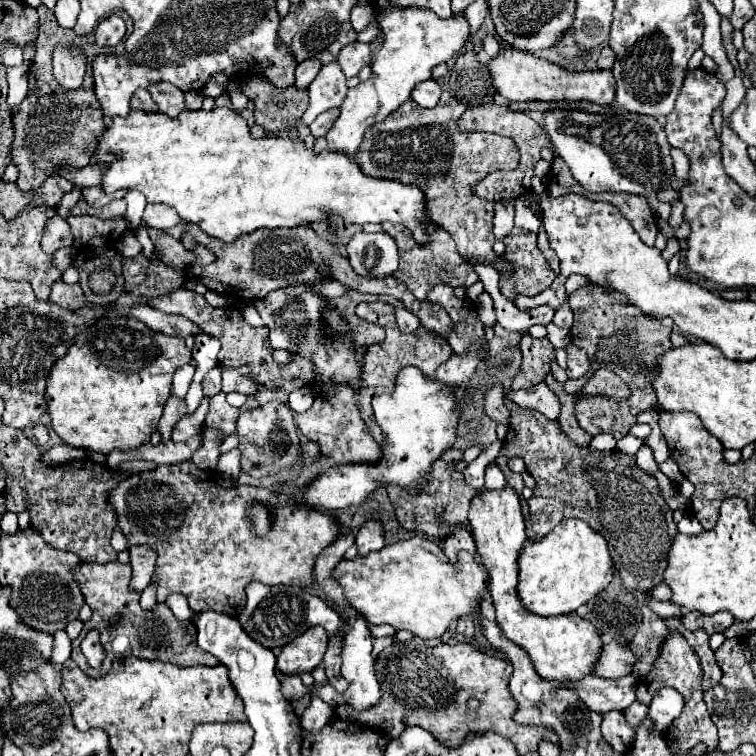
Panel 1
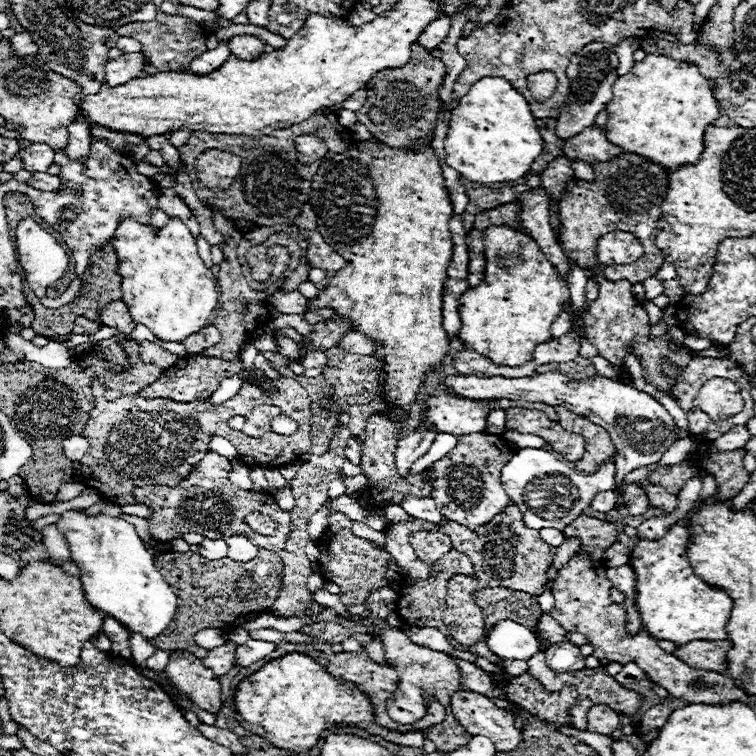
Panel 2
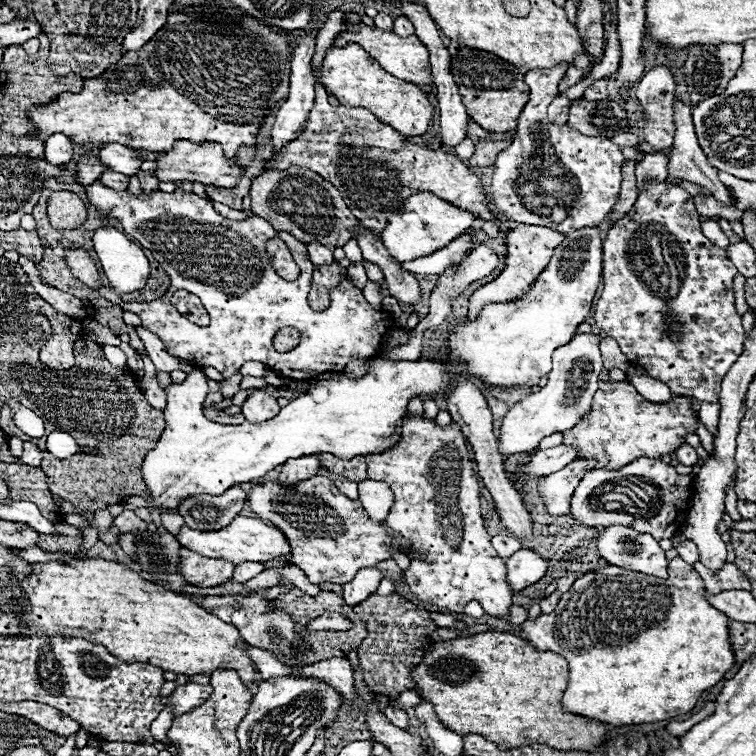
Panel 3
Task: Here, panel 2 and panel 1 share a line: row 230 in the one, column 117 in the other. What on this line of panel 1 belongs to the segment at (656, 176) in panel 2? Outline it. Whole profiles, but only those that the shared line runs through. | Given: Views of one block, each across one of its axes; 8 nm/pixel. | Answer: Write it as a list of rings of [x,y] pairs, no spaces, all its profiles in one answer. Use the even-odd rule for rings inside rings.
[[[110,562],[110,564],[78,564],[72,570],[72,576],[78,580],[78,586],[84,594],[84,602],[92,608],[92,618],[88,622],[84,622],[84,630],[82,634],[72,640],[74,648],[72,648],[72,660],[86,672],[86,658],[80,650],[80,642],[86,636],[88,630],[98,630],[100,632],[100,644],[104,648],[104,662],[106,666],[112,664],[112,640],[118,634],[124,634],[130,638],[130,646],[126,650],[126,654],[132,654],[136,658],[144,658],[144,660],[162,660],[162,662],[170,662],[170,664],[178,664],[178,666],[194,666],[194,664],[206,664],[206,666],[214,666],[214,656],[204,652],[198,644],[196,644],[196,630],[192,622],[180,622],[172,610],[166,604],[158,604],[152,612],[146,612],[140,608],[138,604],[138,594],[134,594],[132,590],[128,590],[128,582],[130,582],[130,564],[120,564]],[[122,614],[122,624],[118,628],[114,628],[114,632],[108,630],[110,626],[110,618]]]

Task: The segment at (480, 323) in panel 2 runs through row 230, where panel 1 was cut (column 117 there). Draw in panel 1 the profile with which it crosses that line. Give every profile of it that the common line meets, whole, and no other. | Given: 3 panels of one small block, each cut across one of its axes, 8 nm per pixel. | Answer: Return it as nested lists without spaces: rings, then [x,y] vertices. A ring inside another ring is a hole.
[[[190,460],[170,466],[156,466],[154,470],[128,476],[110,492],[110,504],[116,512],[118,528],[126,536],[128,546],[148,546],[158,554],[156,572],[152,576],[152,582],[158,586],[158,602],[166,602],[172,592],[182,592],[188,598],[188,606],[196,614],[208,610],[230,616],[240,614],[242,606],[246,604],[244,588],[252,580],[264,584],[310,586],[316,556],[338,536],[338,526],[330,516],[312,508],[282,502],[266,488],[226,480],[218,470],[200,470]],[[254,502],[264,504],[272,516],[272,530],[264,536],[254,532],[254,526],[248,518],[248,510],[254,506]]]

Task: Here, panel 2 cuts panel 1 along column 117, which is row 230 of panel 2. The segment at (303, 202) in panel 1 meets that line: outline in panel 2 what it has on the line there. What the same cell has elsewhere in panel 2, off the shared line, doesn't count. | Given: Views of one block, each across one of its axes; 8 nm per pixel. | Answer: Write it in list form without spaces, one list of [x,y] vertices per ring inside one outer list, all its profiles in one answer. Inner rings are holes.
[[[124,218],[118,224],[112,244],[122,276],[122,300],[136,324],[146,326],[164,342],[182,342],[208,324],[218,306],[220,292],[212,270],[198,256],[196,238],[182,220],[170,218],[164,228],[154,228],[134,218]]]

